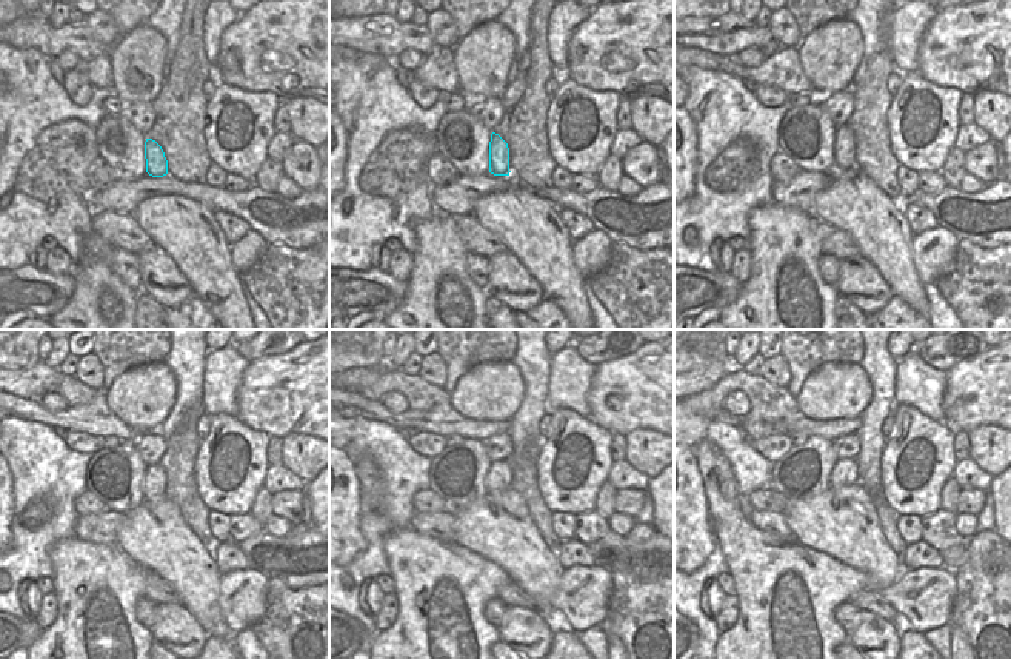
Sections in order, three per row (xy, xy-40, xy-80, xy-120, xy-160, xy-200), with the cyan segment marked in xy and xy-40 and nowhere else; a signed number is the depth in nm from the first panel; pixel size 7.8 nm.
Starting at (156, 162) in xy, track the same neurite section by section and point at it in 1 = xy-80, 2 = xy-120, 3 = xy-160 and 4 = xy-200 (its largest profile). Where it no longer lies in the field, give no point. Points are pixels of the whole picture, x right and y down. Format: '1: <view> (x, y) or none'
1: xy-80 (844, 143)
2: xy-120 (154, 481)
3: xy-160 (499, 478)
4: xy-200 (845, 471)

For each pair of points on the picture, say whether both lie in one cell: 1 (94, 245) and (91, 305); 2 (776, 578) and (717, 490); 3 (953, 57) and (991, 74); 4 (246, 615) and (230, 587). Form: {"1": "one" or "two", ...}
{"1": "one", "2": "one", "3": "one", "4": "one"}

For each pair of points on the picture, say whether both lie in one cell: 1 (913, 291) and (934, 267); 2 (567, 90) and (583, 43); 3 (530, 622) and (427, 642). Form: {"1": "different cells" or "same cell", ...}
{"1": "different cells", "2": "different cells", "3": "different cells"}

